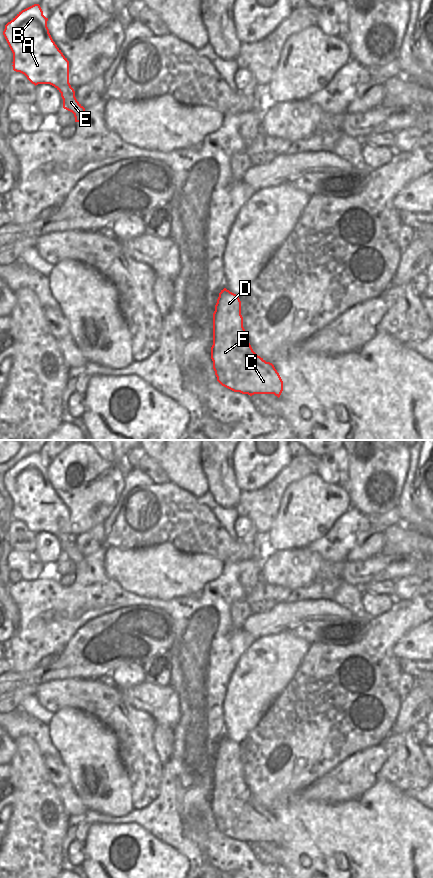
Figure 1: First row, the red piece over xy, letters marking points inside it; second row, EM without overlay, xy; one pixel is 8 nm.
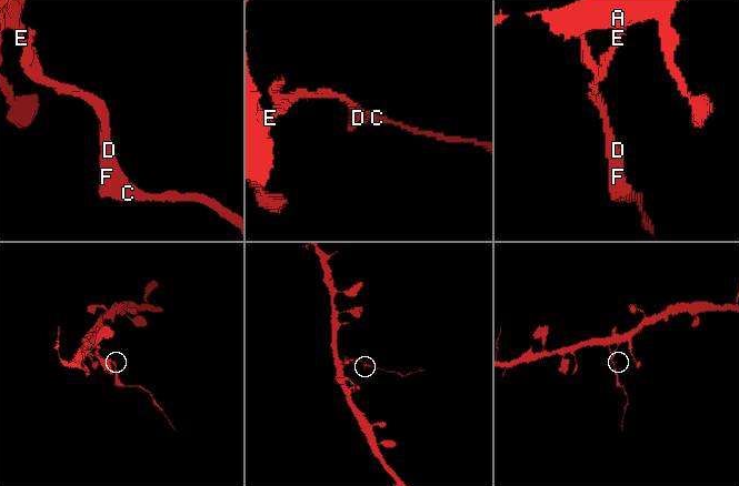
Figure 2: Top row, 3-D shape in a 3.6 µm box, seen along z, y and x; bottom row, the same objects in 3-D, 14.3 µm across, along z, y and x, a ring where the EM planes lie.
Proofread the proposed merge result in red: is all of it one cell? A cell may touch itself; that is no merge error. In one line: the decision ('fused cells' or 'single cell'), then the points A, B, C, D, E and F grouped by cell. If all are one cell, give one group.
fused cells; groups A B E / C D F

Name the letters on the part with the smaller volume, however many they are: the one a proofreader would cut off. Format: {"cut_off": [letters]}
{"cut_off": ["C", "D", "F"]}

